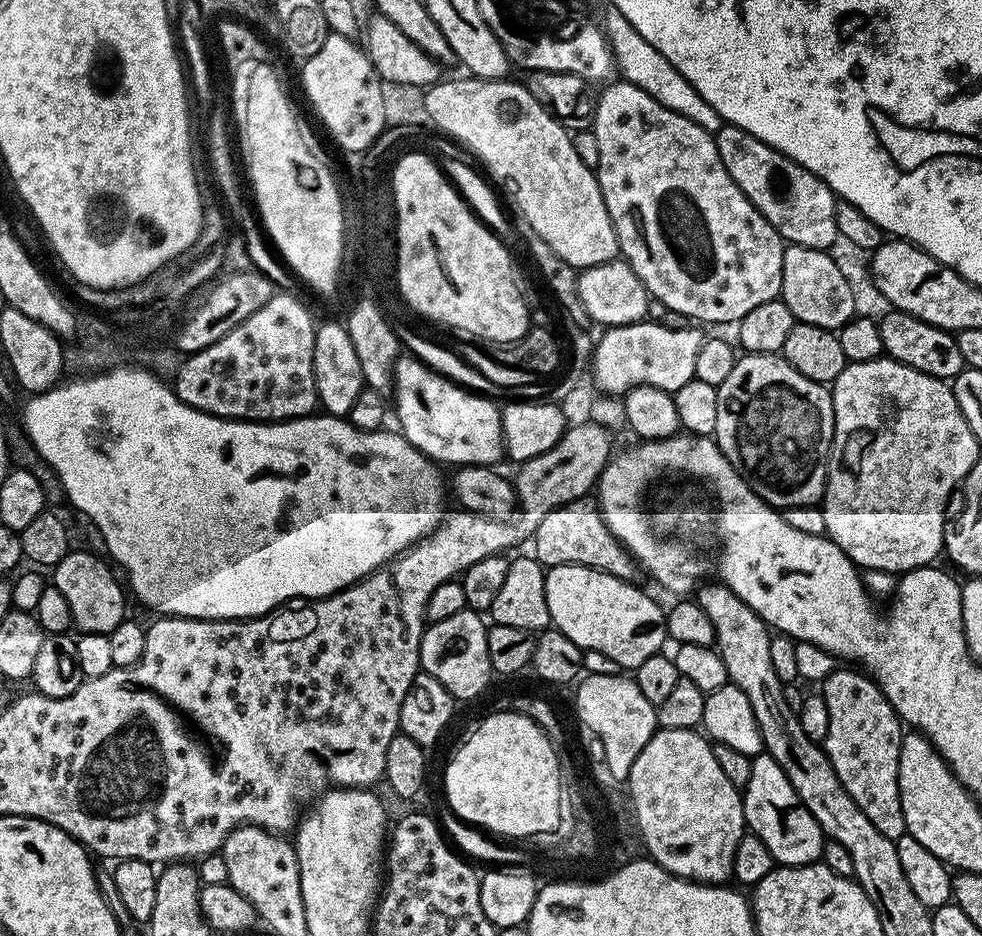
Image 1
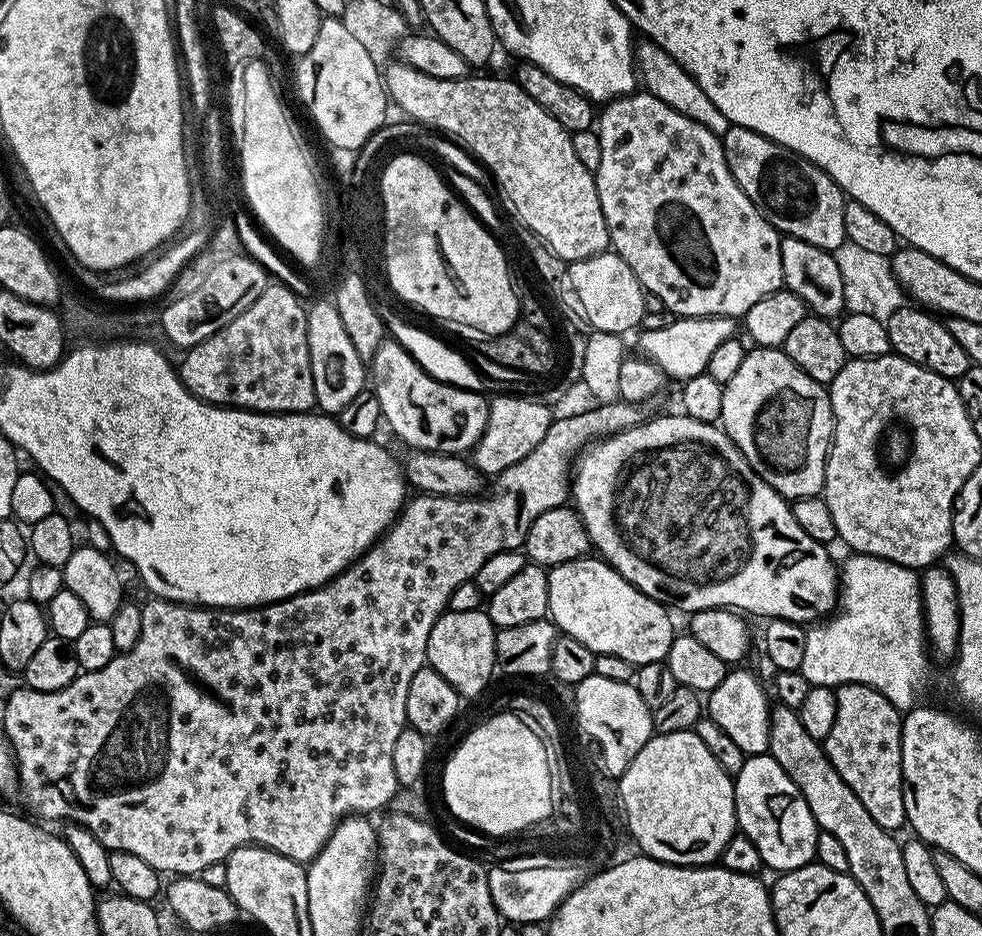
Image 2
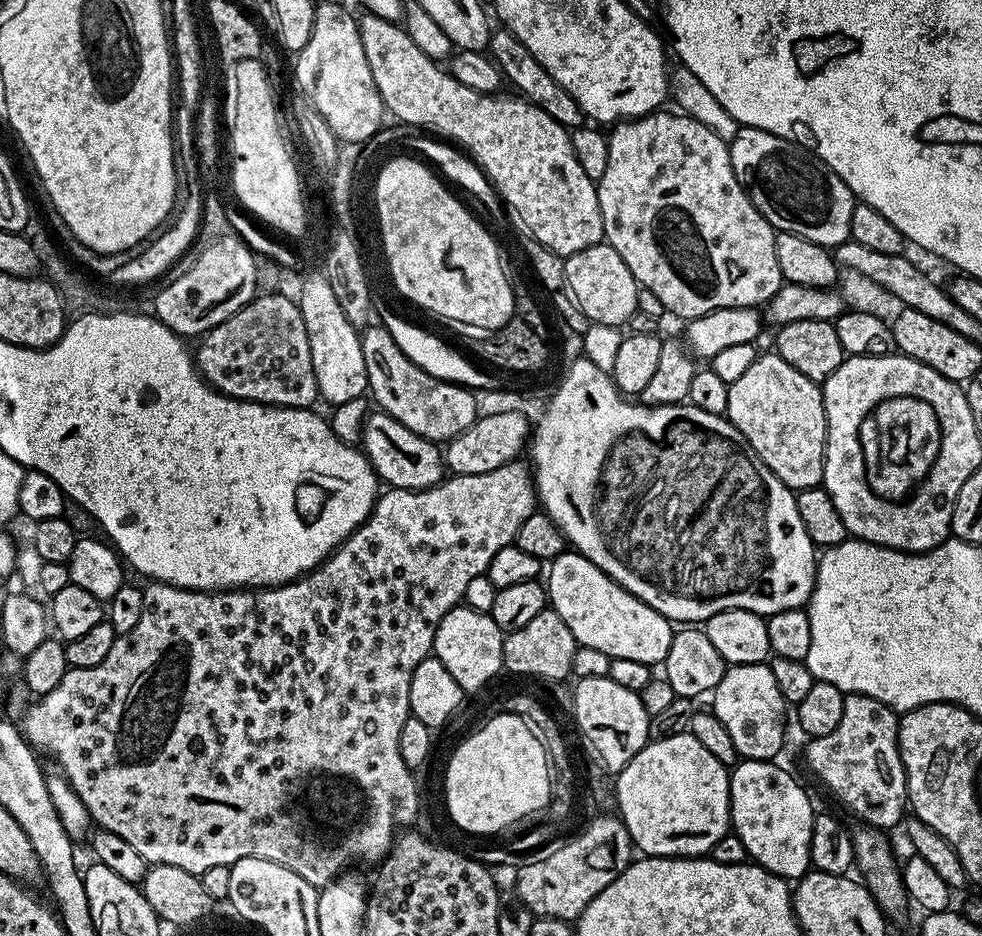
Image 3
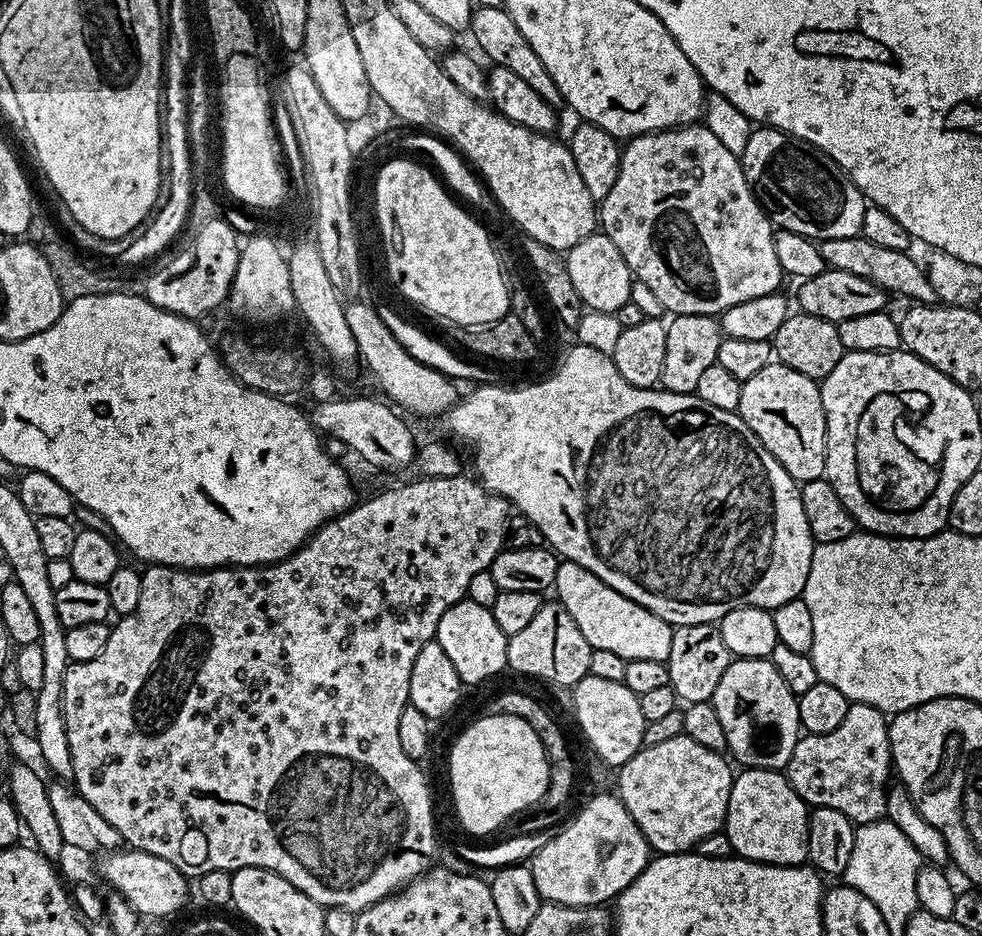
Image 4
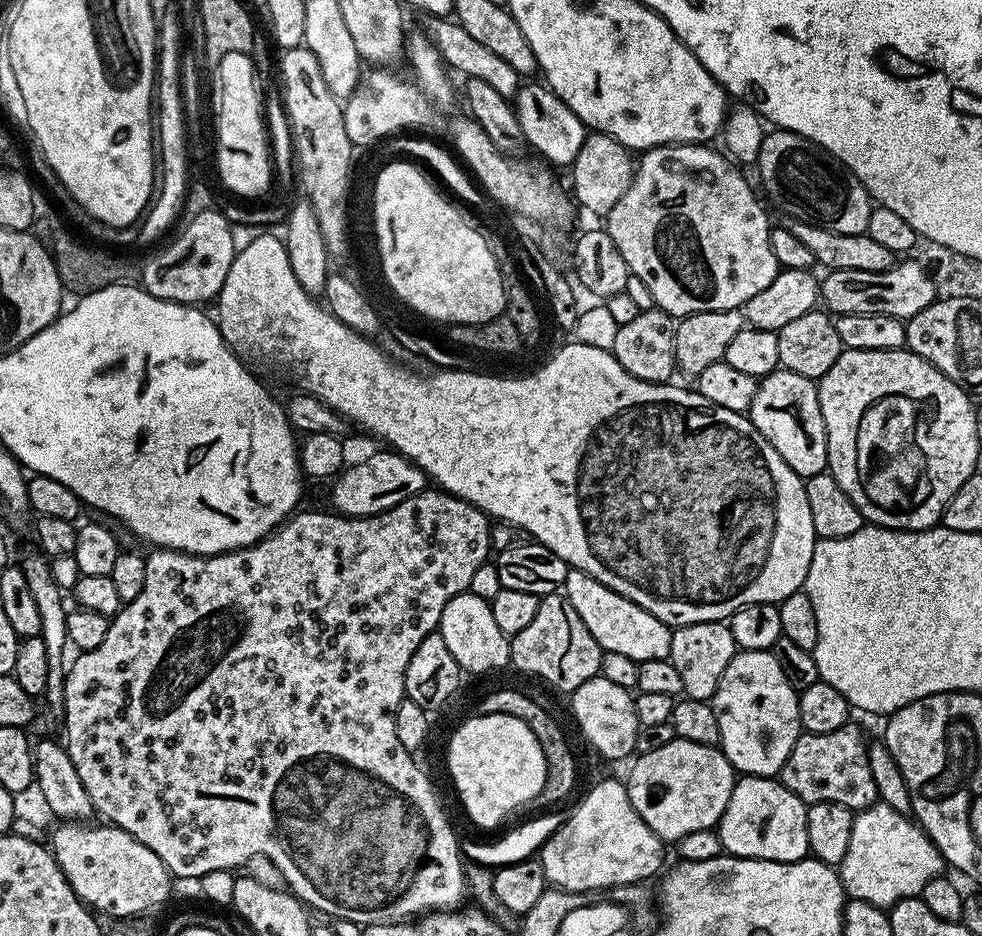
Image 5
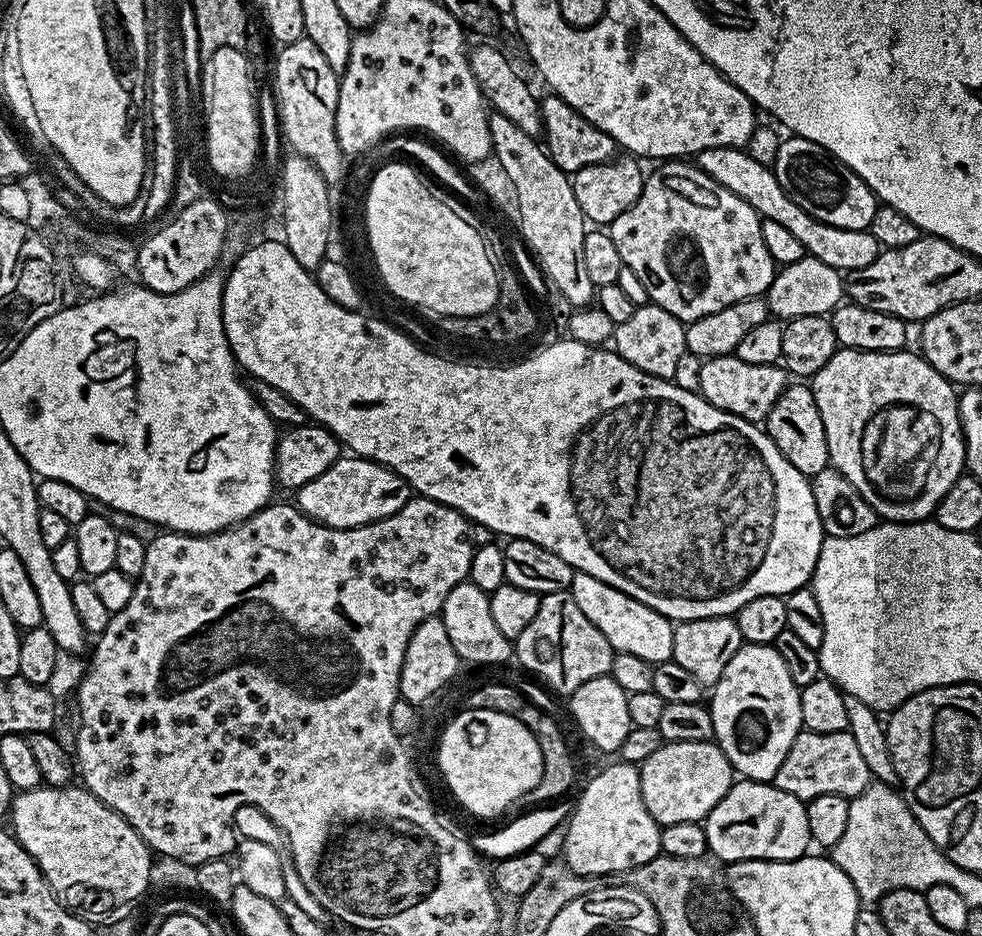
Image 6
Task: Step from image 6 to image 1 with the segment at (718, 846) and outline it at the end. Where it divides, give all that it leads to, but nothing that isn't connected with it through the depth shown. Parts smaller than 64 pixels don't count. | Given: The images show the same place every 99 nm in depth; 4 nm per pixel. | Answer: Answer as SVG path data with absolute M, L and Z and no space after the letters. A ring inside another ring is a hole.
M761 754L753 759L750 782L742 789L742 799L747 831L766 842L777 865L814 864L821 859L826 839L824 831L818 826L814 814L806 810L794 786L790 786L790 778L786 778L782 766L778 766L774 758Z

